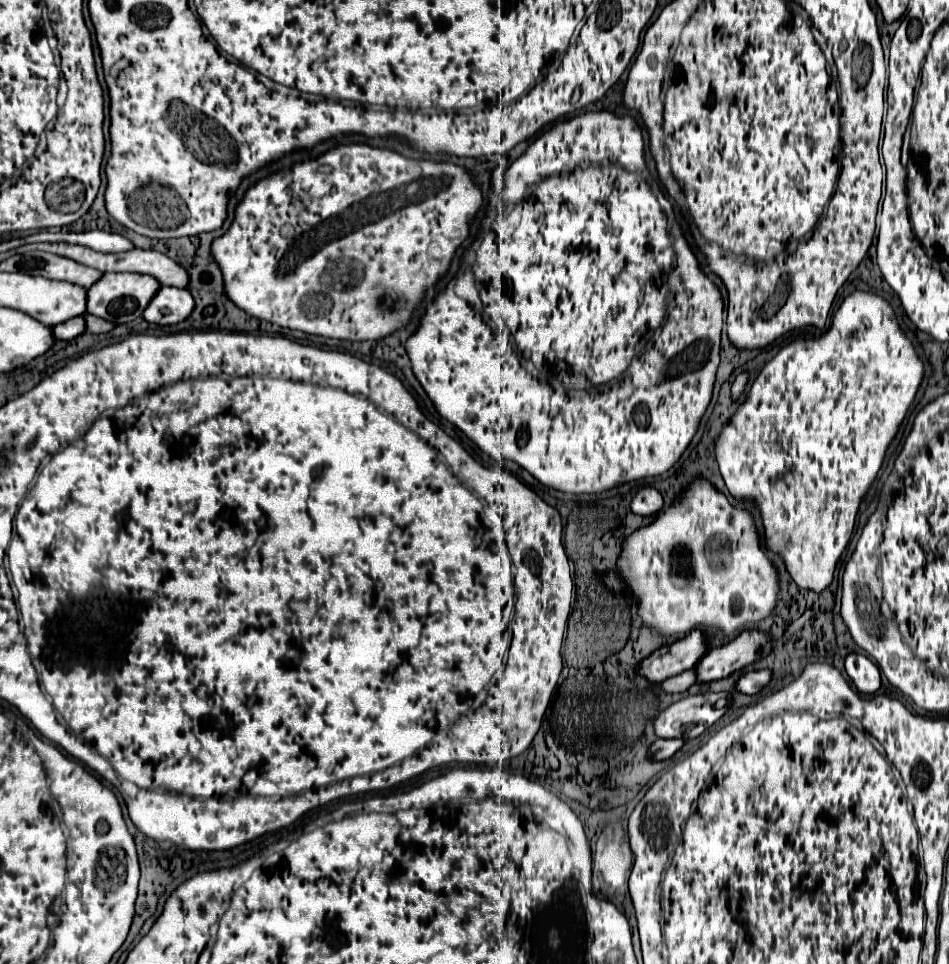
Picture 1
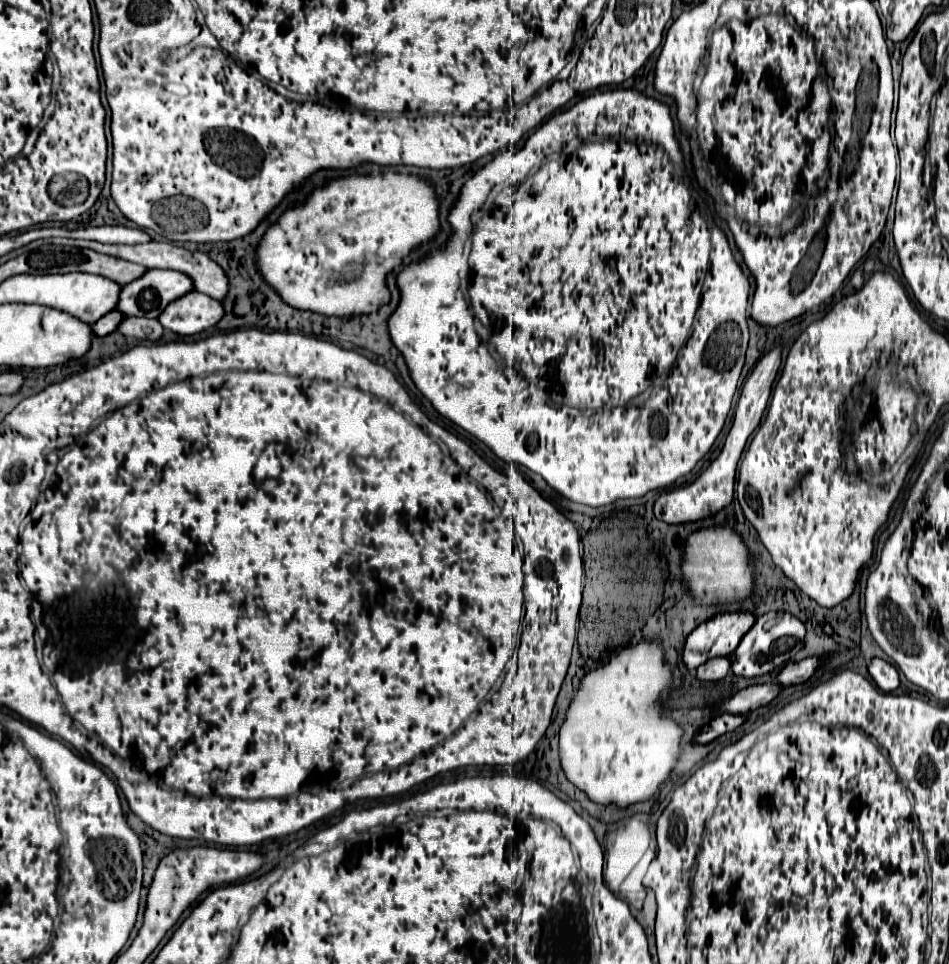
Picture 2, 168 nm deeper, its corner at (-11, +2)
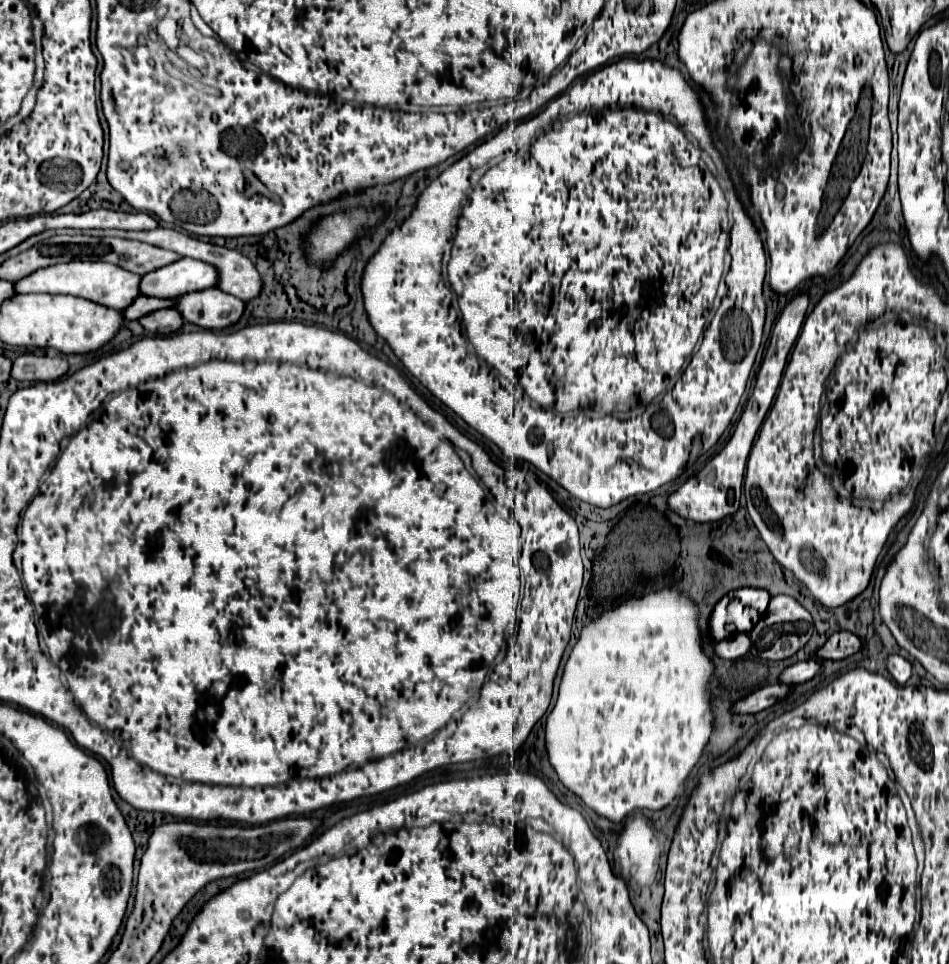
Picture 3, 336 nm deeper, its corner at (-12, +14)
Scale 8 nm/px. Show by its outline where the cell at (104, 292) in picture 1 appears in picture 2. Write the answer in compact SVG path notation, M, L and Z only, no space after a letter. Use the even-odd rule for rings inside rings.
M147 270L147 274L143 274L143 276L135 278L133 282L121 286L115 310L121 312L123 316L157 318L169 302L173 302L175 298L179 298L179 296L191 292L191 290L193 290L191 288L191 278L181 274L181 272L175 272L175 270Z

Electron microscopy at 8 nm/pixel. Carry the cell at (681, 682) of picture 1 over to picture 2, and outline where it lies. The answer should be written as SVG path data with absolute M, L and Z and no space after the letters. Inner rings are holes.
M727 656L707 660L703 666L697 668L697 680L721 680L731 668L729 662L731 660Z

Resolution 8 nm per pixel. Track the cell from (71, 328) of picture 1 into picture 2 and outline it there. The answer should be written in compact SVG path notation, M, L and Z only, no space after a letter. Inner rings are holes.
M113 310L113 312L105 314L103 318L99 318L95 324L91 324L91 332L93 332L95 336L107 336L107 334L111 334L111 332L115 330L115 326L117 326L117 322L119 322L121 318L123 318L123 316L121 316L117 310Z

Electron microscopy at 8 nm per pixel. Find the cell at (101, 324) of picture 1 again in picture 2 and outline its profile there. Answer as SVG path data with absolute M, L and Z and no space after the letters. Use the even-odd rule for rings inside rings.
M123 318L117 326L123 336L135 336L139 340L159 340L163 336L163 326L159 320L149 318Z

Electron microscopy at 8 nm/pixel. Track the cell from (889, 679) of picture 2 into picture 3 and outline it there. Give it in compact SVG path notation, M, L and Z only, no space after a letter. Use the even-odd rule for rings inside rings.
M898 654L888 656L886 666L888 666L892 678L894 678L898 684L906 684L906 682L910 680L910 676L912 676L912 664L910 664L906 658L898 656Z

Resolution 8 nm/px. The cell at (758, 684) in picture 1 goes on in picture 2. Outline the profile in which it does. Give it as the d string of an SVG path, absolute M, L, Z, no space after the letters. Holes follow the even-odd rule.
M805 658L801 662L789 662L779 674L777 674L777 684L781 686L791 686L791 684L801 684L811 678L815 668L819 666L817 658Z

